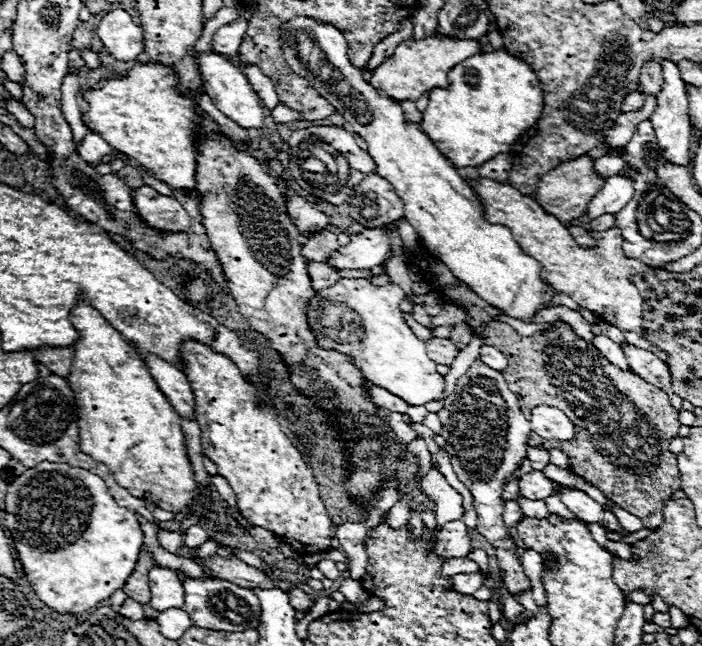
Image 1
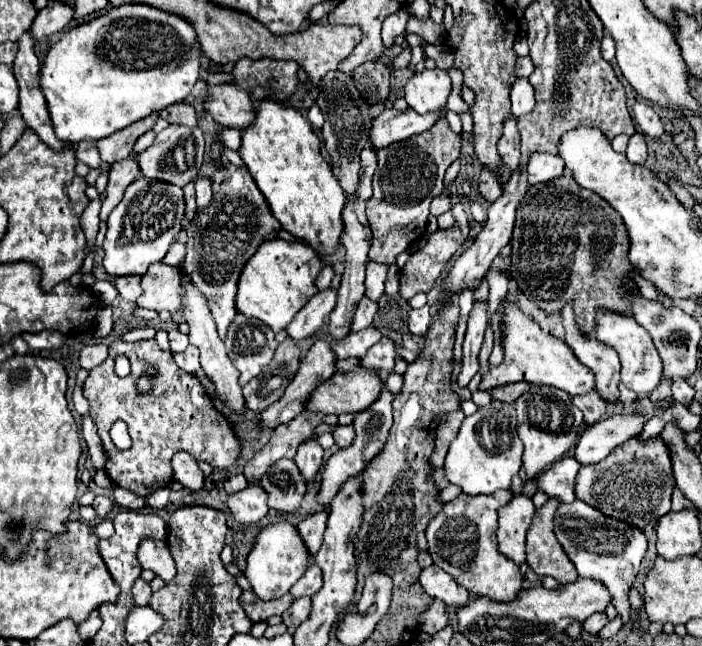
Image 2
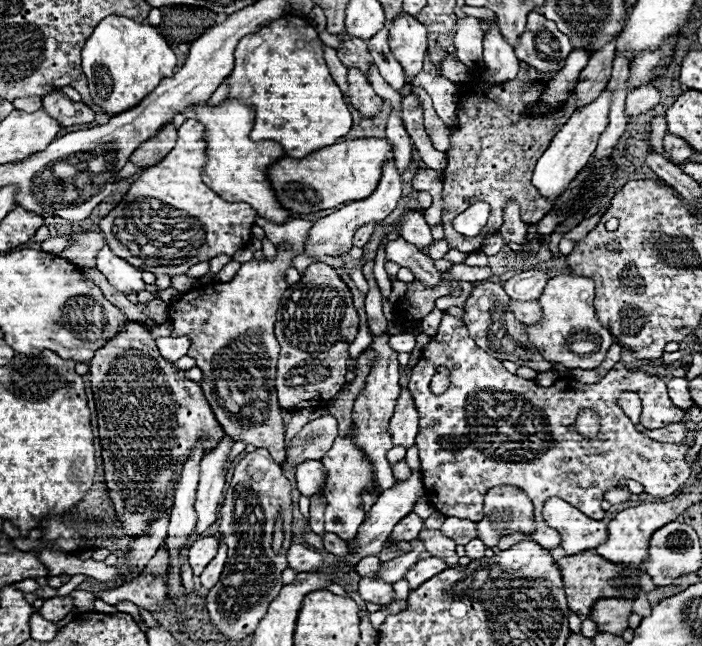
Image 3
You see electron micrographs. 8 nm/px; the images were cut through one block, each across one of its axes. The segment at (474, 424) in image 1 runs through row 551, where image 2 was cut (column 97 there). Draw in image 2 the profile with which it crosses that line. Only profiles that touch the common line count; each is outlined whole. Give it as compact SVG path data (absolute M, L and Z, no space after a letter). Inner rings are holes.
M96 496L96 500L94 500L94 510L96 510L96 514L98 514L98 518L106 518L106 516L110 516L112 514L112 500L108 498L108 496Z

